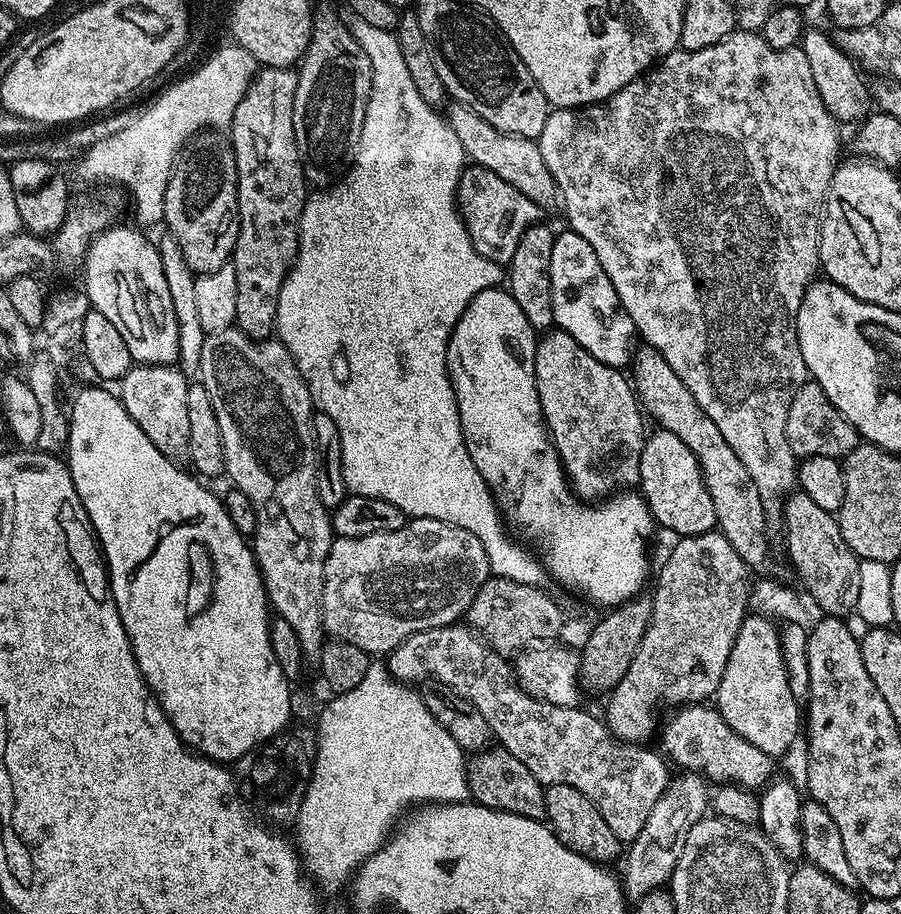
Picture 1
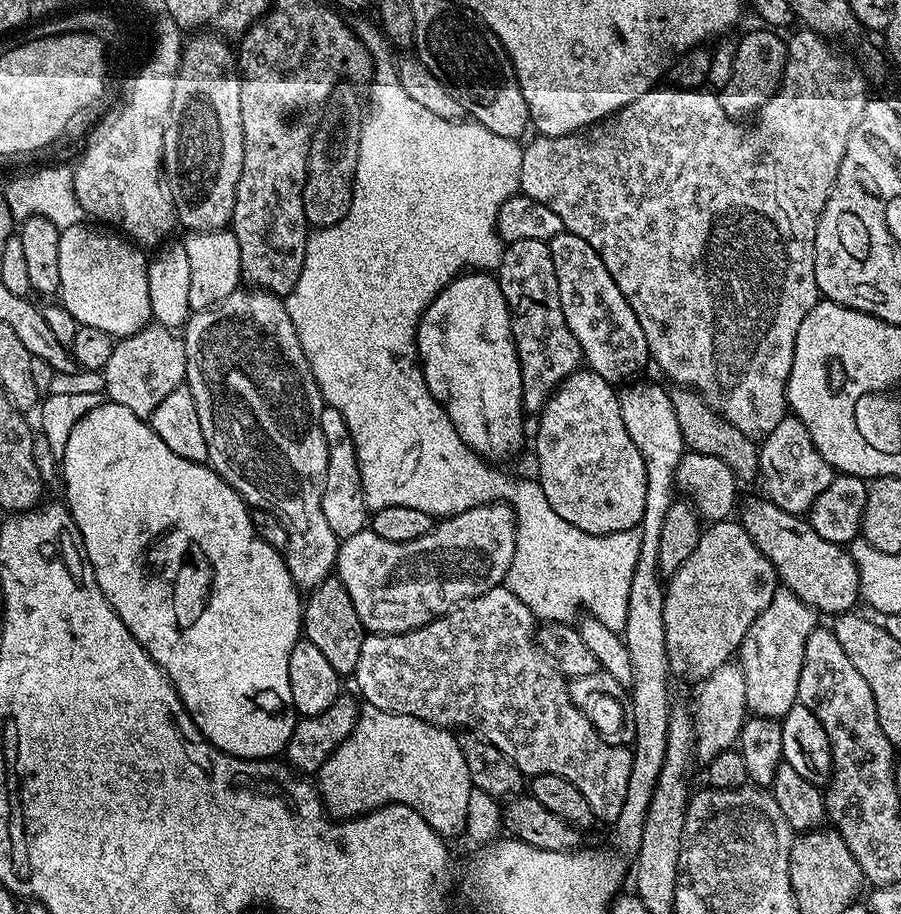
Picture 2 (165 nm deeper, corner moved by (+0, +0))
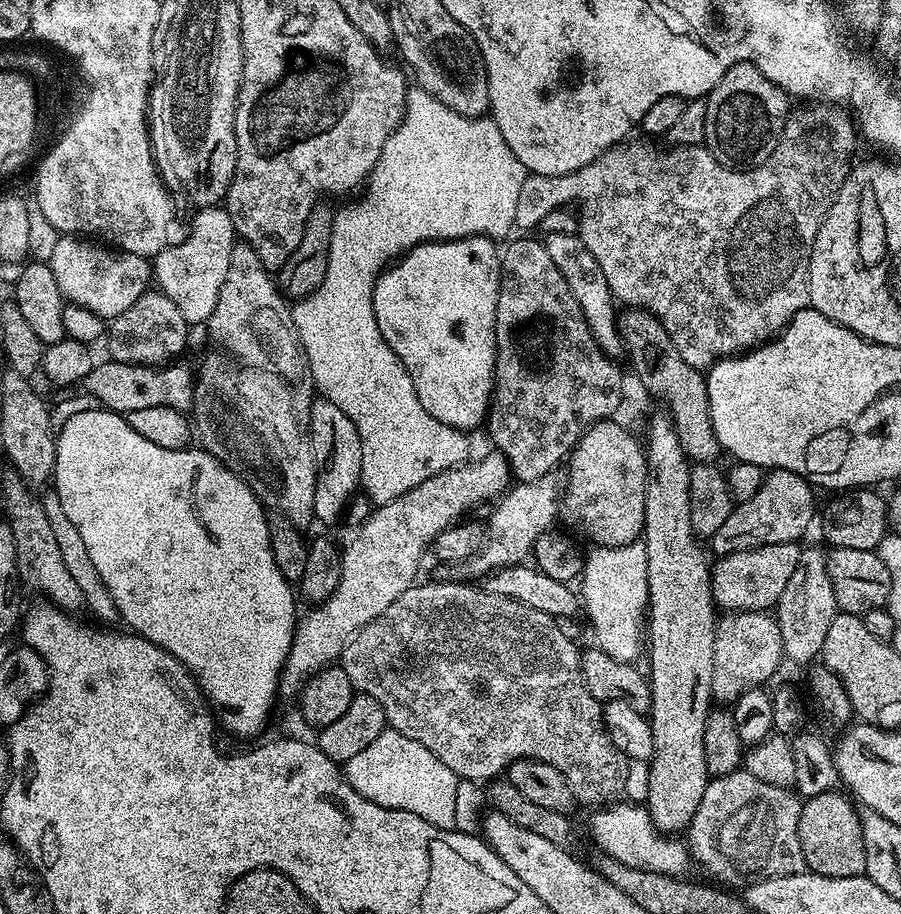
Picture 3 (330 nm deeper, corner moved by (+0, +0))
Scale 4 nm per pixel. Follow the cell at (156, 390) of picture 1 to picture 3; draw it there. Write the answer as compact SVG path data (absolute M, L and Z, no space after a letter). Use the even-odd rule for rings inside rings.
M159 290L143 292L130 306L130 310L122 310L122 314L111 317L106 328L108 353L111 359L123 364L147 364L149 366L163 366L188 344L190 326L186 318L182 318L182 310L166 298L166 294Z

